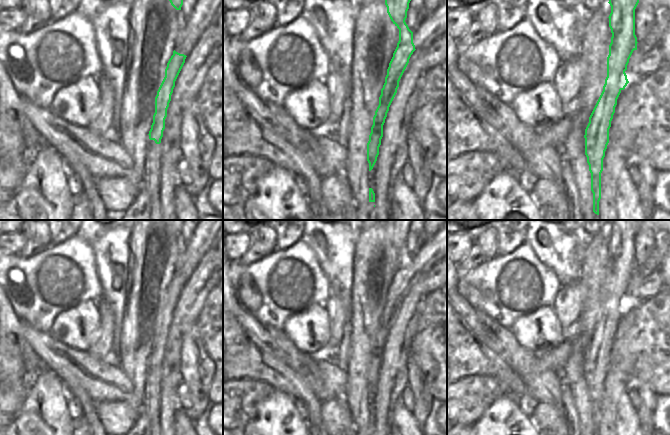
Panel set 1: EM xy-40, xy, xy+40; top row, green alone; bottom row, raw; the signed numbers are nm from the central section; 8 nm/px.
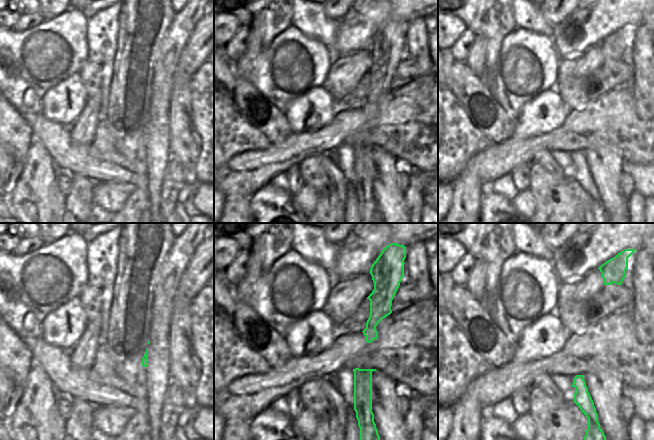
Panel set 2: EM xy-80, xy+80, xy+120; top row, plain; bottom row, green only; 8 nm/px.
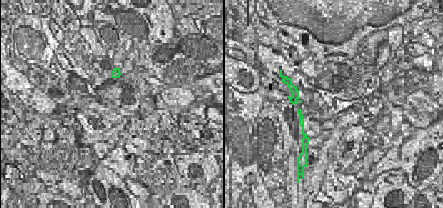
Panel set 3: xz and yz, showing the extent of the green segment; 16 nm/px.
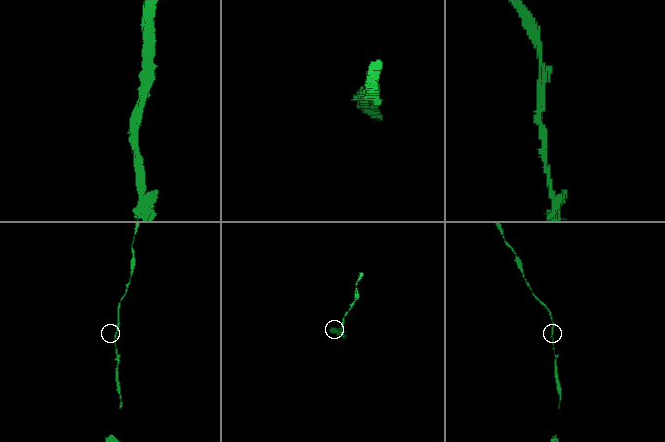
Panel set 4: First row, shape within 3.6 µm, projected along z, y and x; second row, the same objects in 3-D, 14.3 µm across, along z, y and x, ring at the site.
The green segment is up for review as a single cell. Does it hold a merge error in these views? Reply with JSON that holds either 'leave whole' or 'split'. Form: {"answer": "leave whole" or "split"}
{"answer": "leave whole"}

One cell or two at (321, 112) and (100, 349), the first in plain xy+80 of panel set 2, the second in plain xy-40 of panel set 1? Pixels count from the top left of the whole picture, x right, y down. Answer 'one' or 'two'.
two

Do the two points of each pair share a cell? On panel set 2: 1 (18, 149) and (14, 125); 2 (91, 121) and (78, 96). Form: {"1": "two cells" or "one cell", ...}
{"1": "one cell", "2": "two cells"}

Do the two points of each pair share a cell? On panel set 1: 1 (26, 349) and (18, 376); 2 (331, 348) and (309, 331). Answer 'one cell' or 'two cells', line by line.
1: two cells
2: two cells

